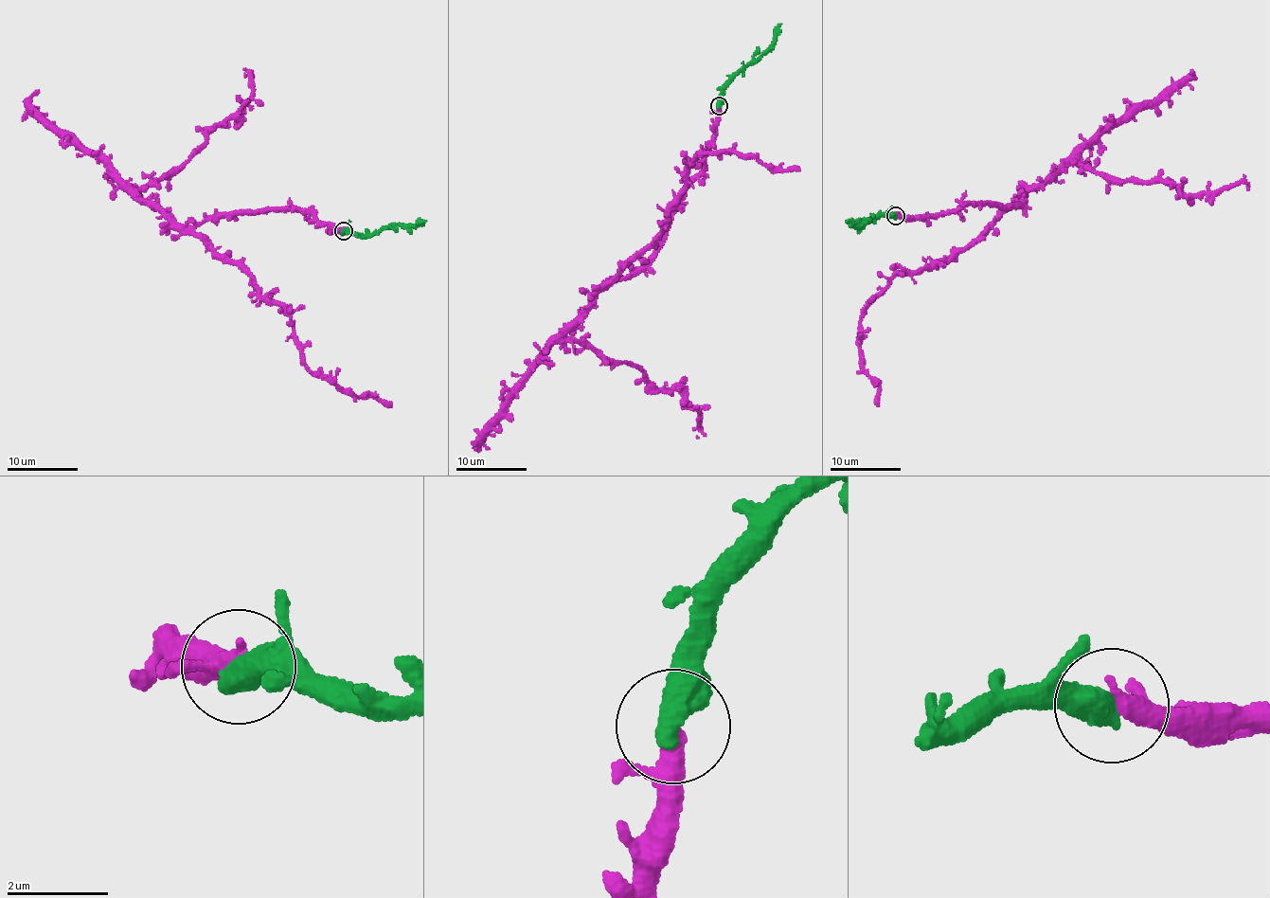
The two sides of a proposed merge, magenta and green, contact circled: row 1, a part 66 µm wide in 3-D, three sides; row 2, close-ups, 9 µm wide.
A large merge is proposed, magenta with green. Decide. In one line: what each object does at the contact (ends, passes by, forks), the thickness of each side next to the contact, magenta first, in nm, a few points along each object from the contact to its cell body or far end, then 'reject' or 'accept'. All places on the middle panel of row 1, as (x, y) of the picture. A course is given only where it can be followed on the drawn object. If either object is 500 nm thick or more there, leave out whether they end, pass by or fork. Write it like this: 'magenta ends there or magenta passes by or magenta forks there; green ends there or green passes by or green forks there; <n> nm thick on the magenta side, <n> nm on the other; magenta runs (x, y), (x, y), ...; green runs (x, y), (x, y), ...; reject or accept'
300 nm thick on the magenta side, 650 nm on the other; magenta runs (719, 106), (706, 169), (644, 264), (613, 280), (618, 264), (661, 232), (697, 155), (733, 152), (799, 169); green runs (719, 106), (721, 92), (735, 73), (760, 60), (781, 24); accept

